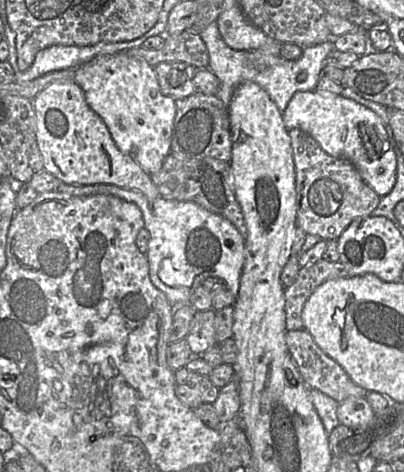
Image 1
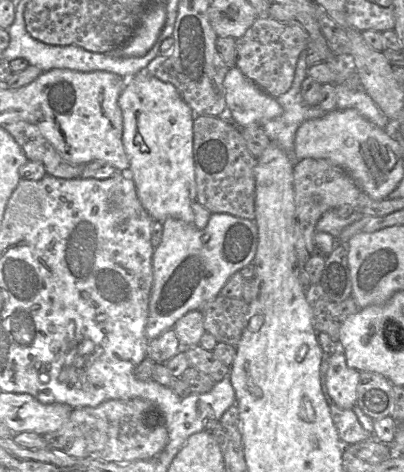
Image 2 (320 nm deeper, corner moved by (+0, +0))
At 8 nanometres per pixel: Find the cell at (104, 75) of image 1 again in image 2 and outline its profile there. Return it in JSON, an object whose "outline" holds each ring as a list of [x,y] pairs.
{"outline":[[[151,74],[135,75],[131,77],[131,79],[127,82],[124,90],[121,92],[118,103],[123,116],[122,142],[130,163],[127,175],[129,175],[129,177],[135,184],[136,192],[143,208],[155,221],[163,223],[167,218],[175,218],[186,224],[192,225],[195,216],[191,205],[194,201],[196,201],[196,182],[193,158],[193,122],[195,119],[195,114],[193,110],[184,101],[174,85],[172,85],[171,83],[162,82]]]}

